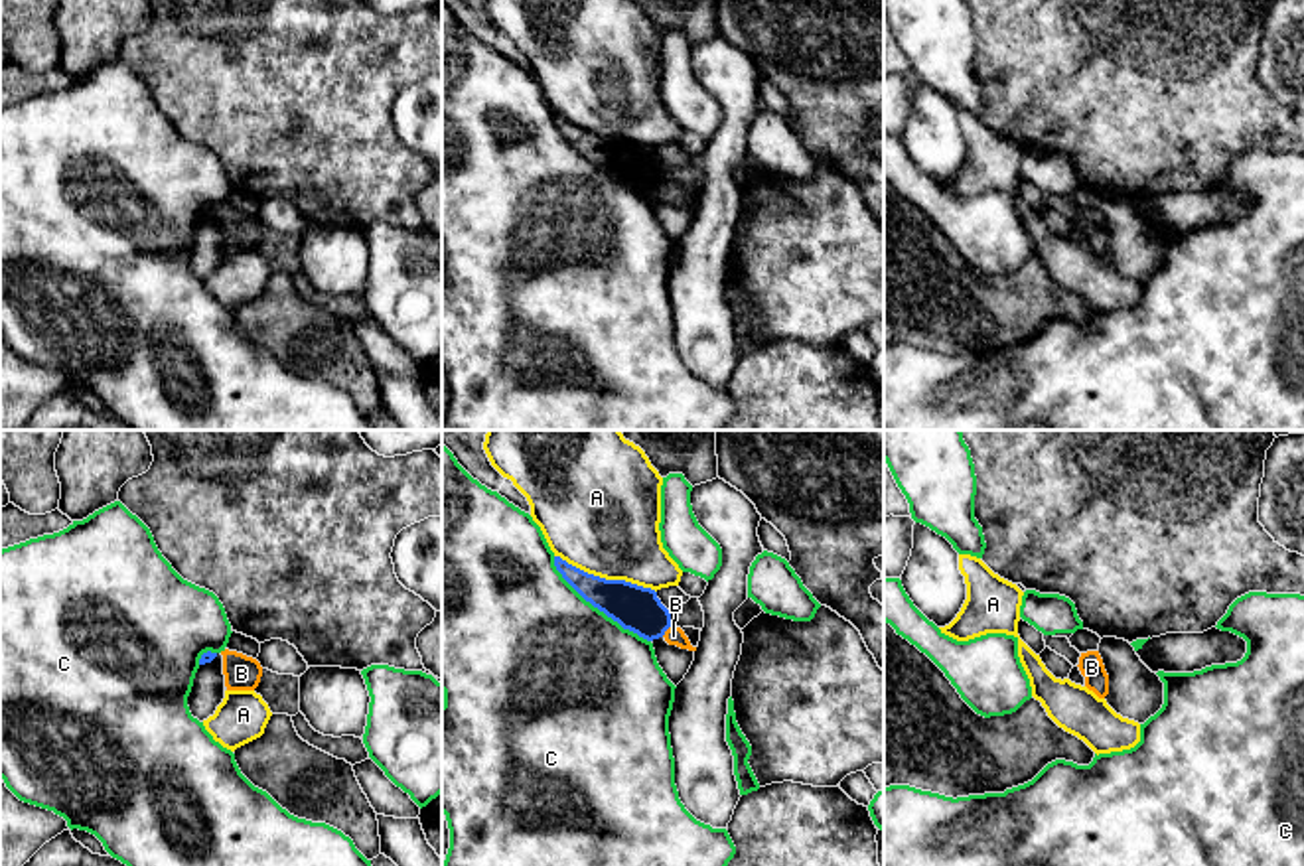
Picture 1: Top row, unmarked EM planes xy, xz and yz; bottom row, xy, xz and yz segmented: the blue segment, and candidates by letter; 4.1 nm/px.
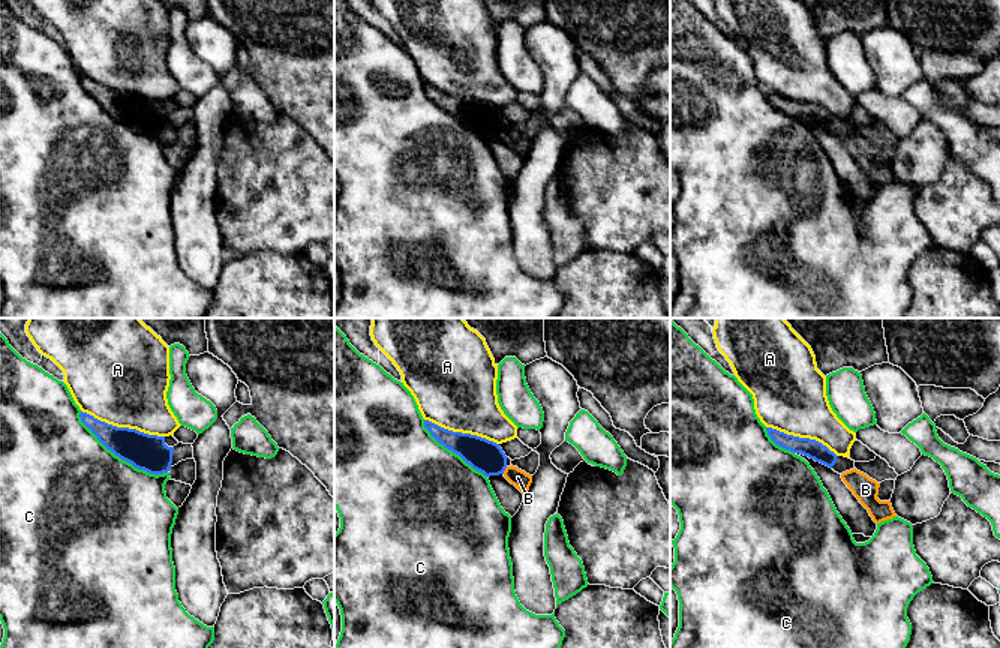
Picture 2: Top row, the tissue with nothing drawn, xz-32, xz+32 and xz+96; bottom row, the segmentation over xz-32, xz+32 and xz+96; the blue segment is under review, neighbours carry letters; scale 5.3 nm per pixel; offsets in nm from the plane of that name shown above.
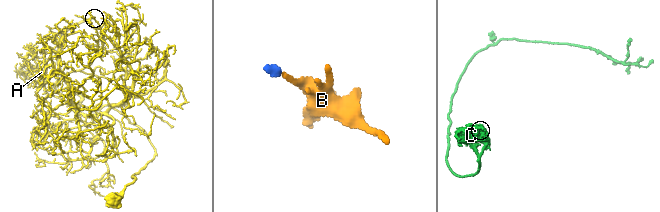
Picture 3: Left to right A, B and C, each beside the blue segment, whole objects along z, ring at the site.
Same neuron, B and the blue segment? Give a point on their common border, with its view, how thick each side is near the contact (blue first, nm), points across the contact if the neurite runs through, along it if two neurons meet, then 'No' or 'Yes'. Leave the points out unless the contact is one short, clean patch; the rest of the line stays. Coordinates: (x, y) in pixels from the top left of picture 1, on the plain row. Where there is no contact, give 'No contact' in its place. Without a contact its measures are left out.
Touches blue at xz (665, 188). Thickness 190 nm (blue) against 80 nm. Path across: xz (636, 166), (665, 188), (673, 194). Yes

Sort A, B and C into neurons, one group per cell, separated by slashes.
A / B / C

